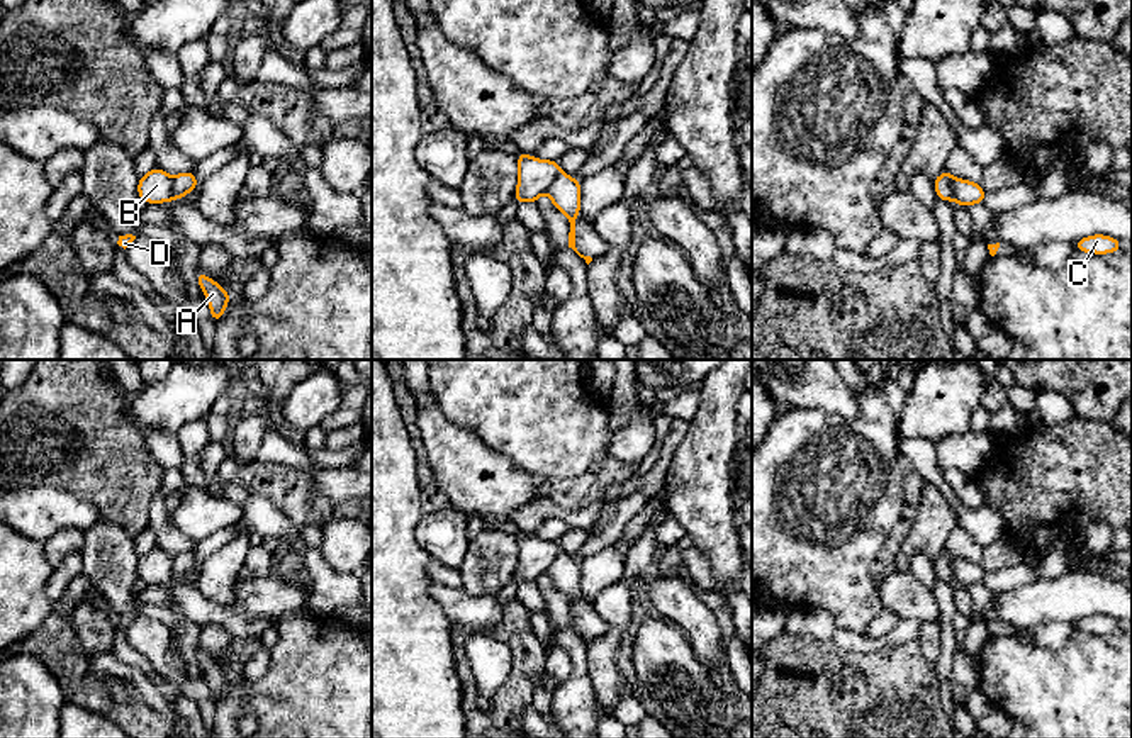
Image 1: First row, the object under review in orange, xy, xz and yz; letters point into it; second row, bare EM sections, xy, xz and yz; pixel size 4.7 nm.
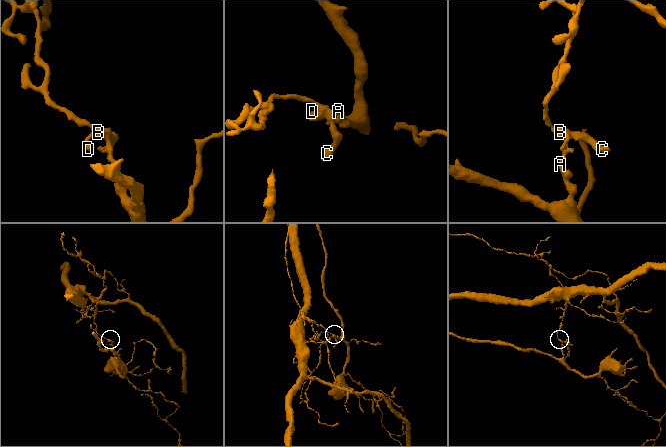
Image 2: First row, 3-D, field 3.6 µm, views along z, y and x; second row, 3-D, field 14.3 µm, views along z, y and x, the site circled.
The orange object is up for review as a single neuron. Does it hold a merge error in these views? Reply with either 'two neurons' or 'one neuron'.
two neurons

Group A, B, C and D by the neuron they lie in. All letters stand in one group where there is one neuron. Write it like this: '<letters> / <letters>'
A C / B D

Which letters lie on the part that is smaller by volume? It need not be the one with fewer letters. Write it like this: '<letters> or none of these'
A, C

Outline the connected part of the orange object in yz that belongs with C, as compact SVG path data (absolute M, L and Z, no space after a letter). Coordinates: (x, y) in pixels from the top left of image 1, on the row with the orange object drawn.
M1093 234L1093 236L1078 239L1074 246L1076 246L1076 251L1081 251L1081 253L1110 254L1122 249L1122 241L1105 234Z

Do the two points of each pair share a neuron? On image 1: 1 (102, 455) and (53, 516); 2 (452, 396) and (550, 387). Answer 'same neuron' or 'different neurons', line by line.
1: different neurons
2: same neuron

